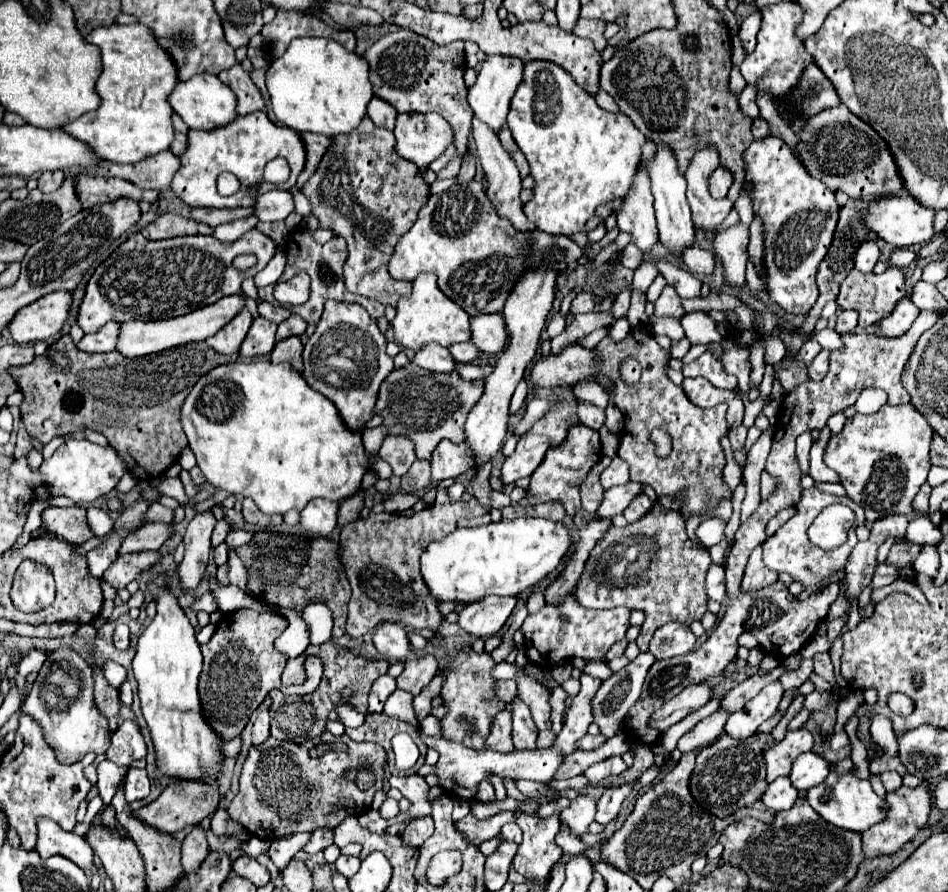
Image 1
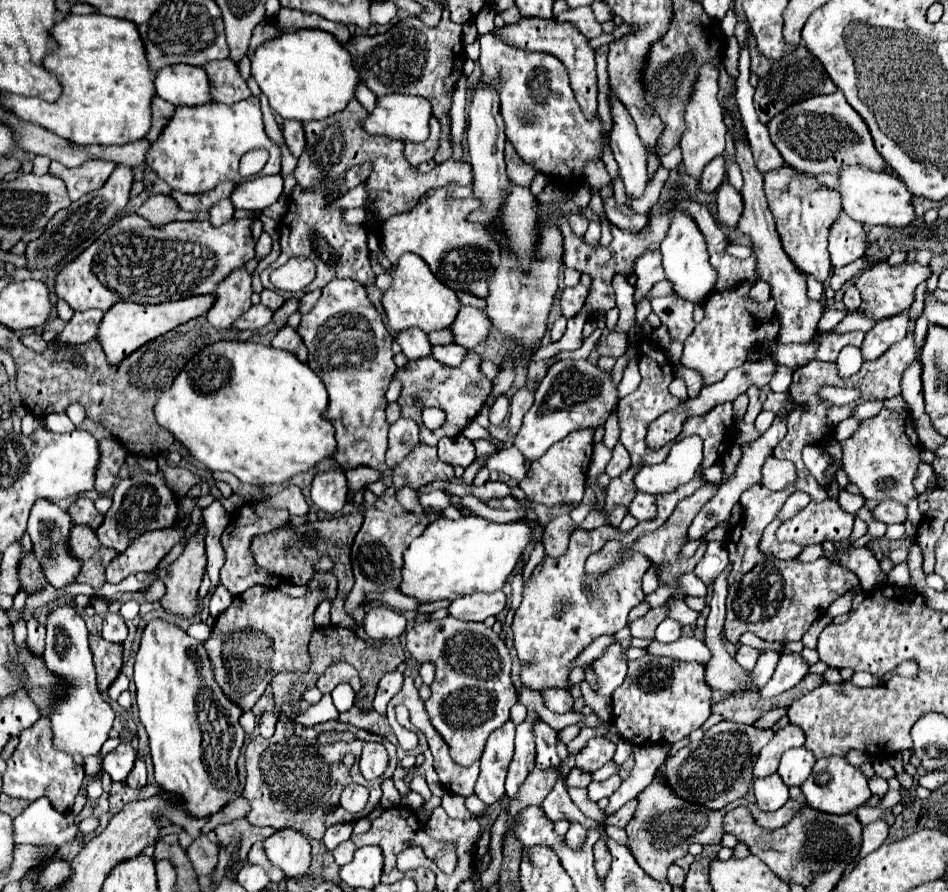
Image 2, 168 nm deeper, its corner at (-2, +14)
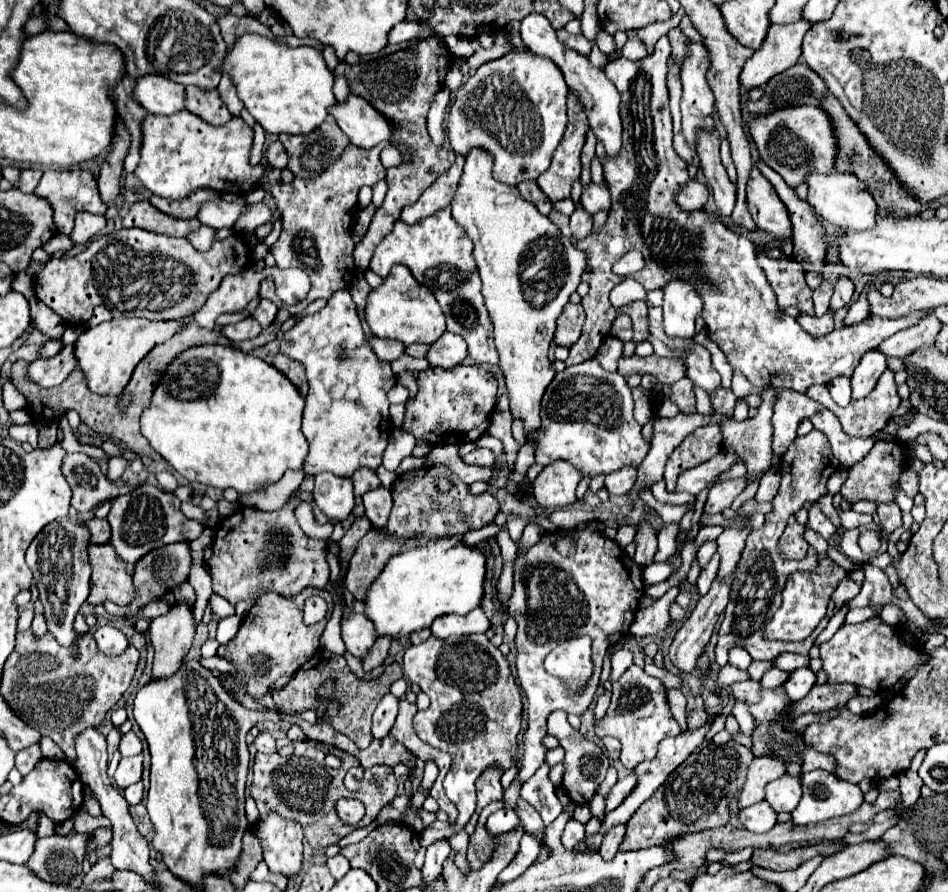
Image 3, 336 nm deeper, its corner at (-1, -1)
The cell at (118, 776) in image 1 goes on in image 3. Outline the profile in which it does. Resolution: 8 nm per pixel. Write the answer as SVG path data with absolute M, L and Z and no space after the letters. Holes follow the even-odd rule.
M134 755L134 757L122 757L114 781L118 789L126 789L134 783L138 783L142 779L142 755Z

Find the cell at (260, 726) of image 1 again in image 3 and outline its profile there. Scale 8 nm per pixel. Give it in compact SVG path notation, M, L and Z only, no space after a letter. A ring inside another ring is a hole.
M260 733L260 735L254 739L254 747L256 747L256 751L260 751L260 753L274 753L274 751L276 751L274 737L272 737L270 733Z

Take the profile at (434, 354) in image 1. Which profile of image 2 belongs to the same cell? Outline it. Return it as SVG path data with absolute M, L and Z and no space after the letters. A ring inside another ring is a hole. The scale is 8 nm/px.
M409 328L407 332L399 332L395 336L395 340L401 344L401 350L403 354L409 358L409 360L417 360L417 358L425 358L425 356L431 356L431 342L427 338L427 334L419 328Z

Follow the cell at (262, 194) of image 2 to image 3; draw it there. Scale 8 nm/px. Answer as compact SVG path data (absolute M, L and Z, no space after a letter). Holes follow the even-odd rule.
M238 197L238 201L234 203L228 203L224 199L214 199L214 201L206 201L200 205L198 219L202 225L212 227L212 229L232 227L244 209L246 209L244 197Z

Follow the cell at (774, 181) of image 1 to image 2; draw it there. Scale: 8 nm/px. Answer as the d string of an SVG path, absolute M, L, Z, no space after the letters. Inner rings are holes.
M789 164L763 174L763 180L765 180L765 196L769 202L769 210L777 222L777 232L781 236L783 250L789 254L793 264L803 274L811 274L815 280L825 282L831 274L827 240L831 226L835 224L835 220L843 210L839 192L817 182L813 176L797 172Z

